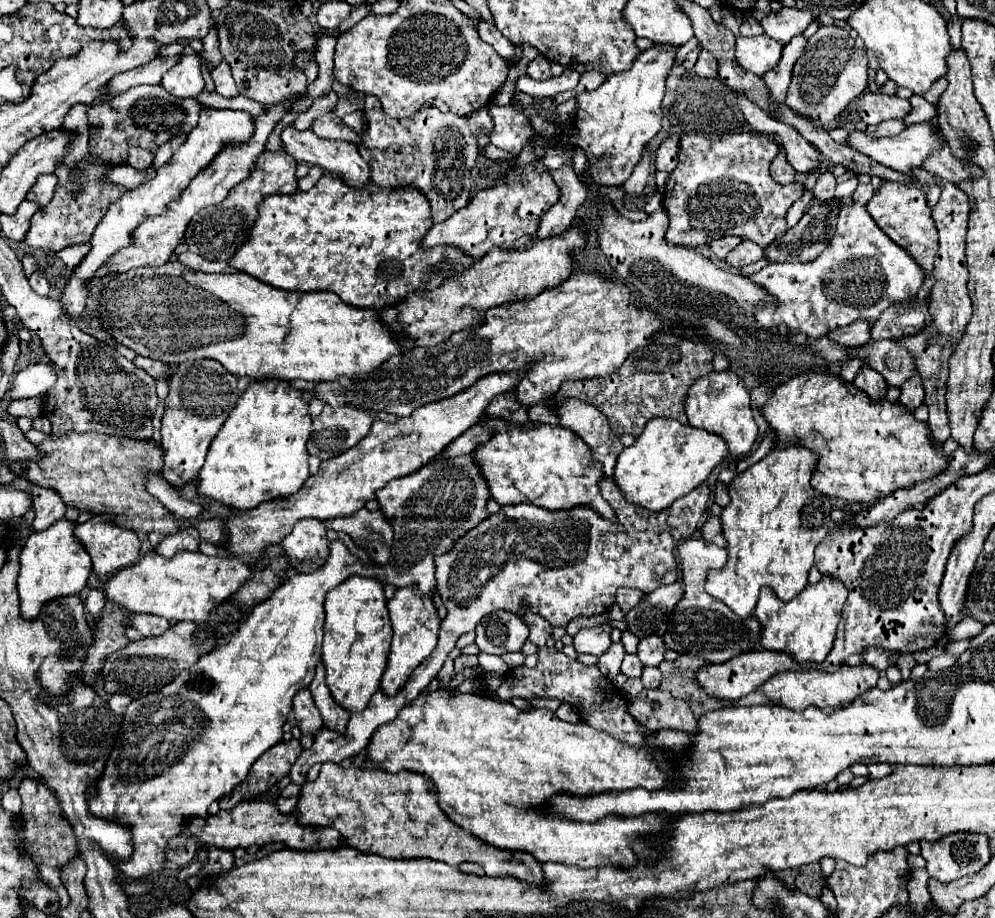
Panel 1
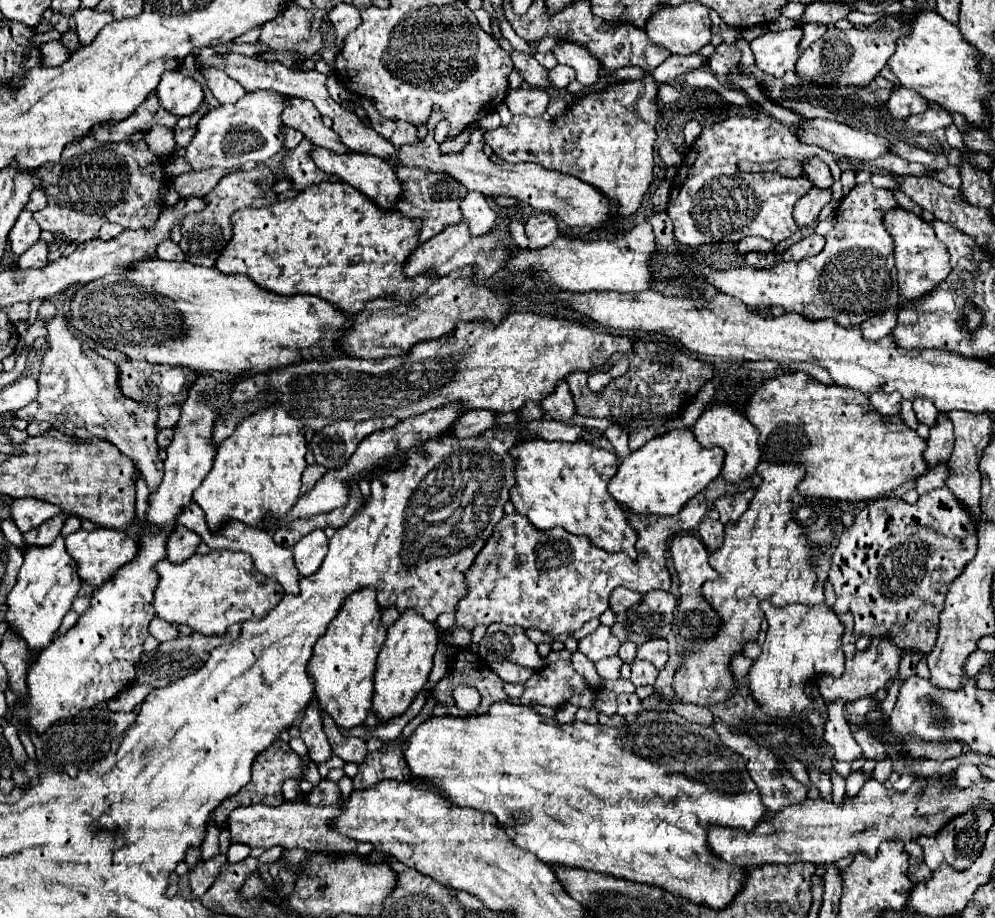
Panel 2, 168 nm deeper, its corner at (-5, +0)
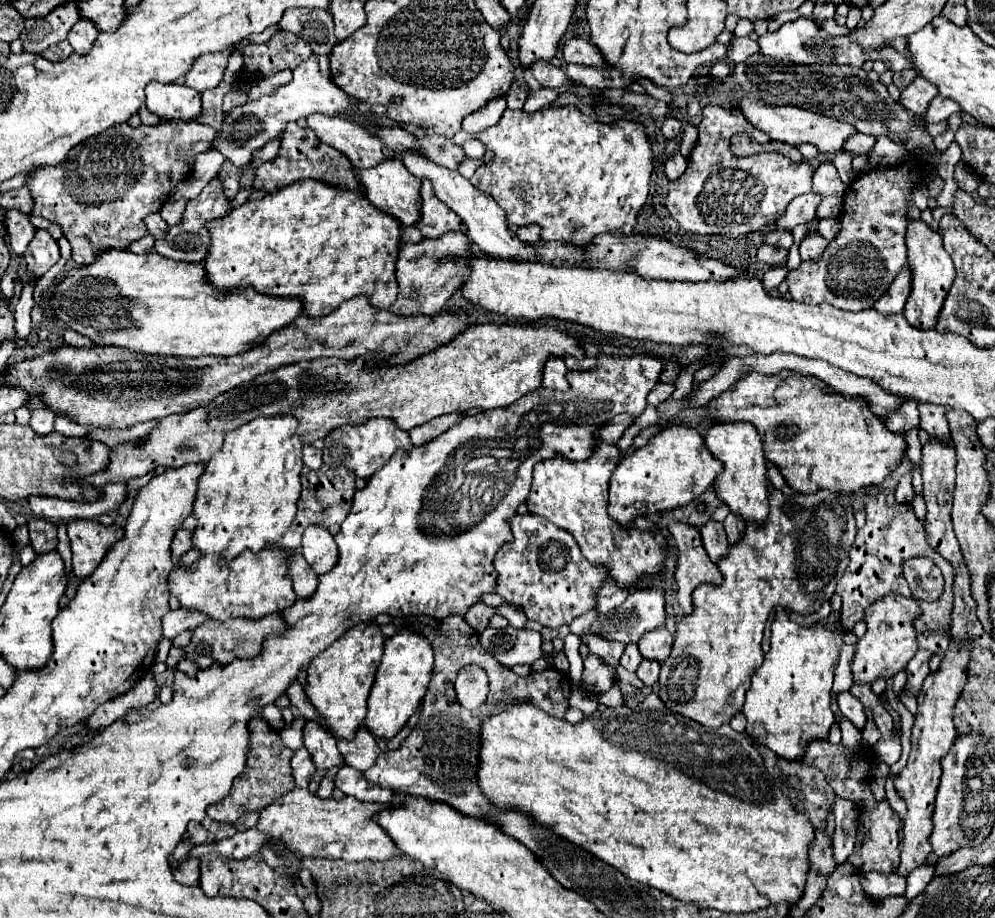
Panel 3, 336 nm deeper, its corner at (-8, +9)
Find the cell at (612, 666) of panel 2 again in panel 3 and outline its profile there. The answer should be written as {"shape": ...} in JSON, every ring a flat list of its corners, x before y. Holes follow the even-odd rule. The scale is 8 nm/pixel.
{"shape":[[588,655,584,659,584,675,582,675,582,687,590,691,592,695,602,695,614,685,614,673,616,667,610,667,604,663,598,655]]}

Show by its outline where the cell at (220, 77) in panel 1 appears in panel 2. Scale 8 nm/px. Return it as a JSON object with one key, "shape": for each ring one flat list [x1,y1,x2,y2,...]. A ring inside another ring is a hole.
{"shape":[[205,68,201,74,207,82,207,88,221,104,235,104,245,94,243,86,233,78,227,78,227,74,219,68]]}

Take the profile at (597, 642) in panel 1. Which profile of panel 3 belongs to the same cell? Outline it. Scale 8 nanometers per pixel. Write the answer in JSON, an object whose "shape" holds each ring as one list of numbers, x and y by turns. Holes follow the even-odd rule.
{"shape":[[586,633,582,637,584,645,590,649,590,653,596,653,598,657,602,657,606,663,610,665,618,665,620,661,620,655,624,653,624,645,622,643,616,643,616,641,608,641,608,639,602,639,594,633]]}

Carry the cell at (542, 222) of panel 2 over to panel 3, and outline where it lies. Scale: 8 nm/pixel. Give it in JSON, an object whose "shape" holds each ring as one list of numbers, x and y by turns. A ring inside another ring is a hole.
{"shape":[[536,223,524,225,524,227,518,229,516,235,520,239,524,239,524,243,536,243,536,241,540,241,540,225,536,225]]}

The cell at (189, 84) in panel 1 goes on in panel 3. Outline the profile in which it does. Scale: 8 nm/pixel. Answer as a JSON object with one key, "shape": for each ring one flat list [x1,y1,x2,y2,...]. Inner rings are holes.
{"shape":[[148,83,146,107,162,119,194,119,200,109,200,93,184,83]]}

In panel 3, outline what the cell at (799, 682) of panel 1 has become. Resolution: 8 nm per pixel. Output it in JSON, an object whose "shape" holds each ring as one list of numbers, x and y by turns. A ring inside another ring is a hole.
{"shape":[[886,595,884,599,872,603,864,617,868,631,862,639,858,639,856,653,852,657,852,677,854,683,872,683,876,679,890,679,898,671,902,671,912,655,918,651,916,645,916,629,912,627,912,619,920,613,918,603,900,595]]}

